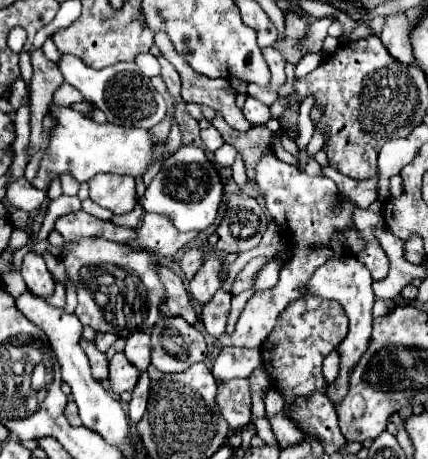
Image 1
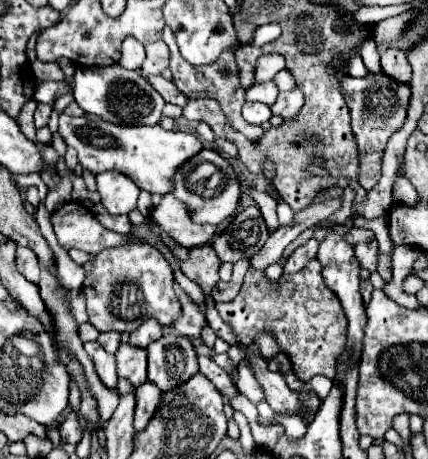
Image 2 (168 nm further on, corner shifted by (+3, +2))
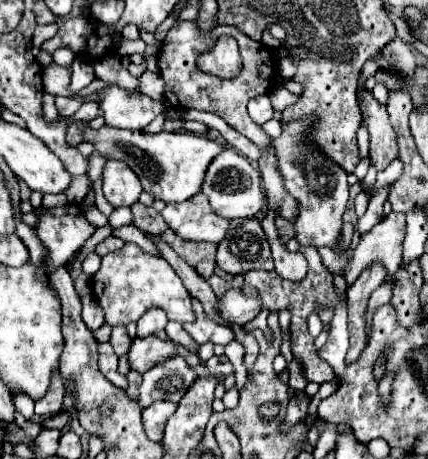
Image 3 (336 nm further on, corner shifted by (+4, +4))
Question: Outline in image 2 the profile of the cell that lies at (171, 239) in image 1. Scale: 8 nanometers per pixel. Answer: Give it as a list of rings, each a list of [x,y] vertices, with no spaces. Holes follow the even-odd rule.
[[[166,194],[152,210],[152,220],[162,232],[168,234],[168,238],[184,248],[208,244],[216,236],[216,226],[190,222],[188,208],[170,194]]]

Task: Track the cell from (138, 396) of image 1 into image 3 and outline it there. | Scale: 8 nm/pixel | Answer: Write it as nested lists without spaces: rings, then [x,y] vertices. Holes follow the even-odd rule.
[[[155,402],[153,406],[143,410],[143,426],[145,426],[149,440],[153,442],[163,440],[163,428],[167,424],[167,418],[175,412],[175,408],[177,404],[173,402]]]

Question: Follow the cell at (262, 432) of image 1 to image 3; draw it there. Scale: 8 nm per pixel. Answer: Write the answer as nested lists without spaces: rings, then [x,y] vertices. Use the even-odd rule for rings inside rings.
[[[169,322],[169,324],[165,326],[165,332],[167,332],[167,336],[169,336],[173,342],[185,344],[185,348],[187,348],[189,352],[193,352],[195,346],[199,346],[199,344],[195,344],[195,342],[191,340],[191,336],[183,330],[183,326],[181,326],[179,322]]]

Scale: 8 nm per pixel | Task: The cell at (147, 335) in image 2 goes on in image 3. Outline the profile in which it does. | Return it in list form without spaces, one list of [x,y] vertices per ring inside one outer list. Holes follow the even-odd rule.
[[[153,308],[153,310],[147,310],[141,318],[139,318],[139,322],[137,322],[137,336],[139,338],[145,338],[145,336],[151,336],[151,334],[155,334],[157,330],[163,330],[165,328],[165,324],[167,324],[167,316],[165,316],[165,312],[159,308]]]

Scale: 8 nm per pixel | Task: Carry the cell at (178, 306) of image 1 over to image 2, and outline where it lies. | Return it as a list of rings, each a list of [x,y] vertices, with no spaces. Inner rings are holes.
[[[174,282],[174,292],[176,292],[176,296],[178,296],[180,304],[182,304],[182,316],[174,322],[174,328],[176,328],[180,334],[188,336],[188,338],[198,338],[202,326],[206,324],[202,312],[200,312],[198,306],[190,300],[190,296],[178,286],[178,282]]]

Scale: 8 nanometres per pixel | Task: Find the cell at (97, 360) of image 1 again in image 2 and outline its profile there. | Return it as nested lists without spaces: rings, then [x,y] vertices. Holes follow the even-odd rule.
[[[86,342],[84,344],[86,354],[94,360],[96,372],[100,376],[100,380],[104,382],[104,386],[108,388],[116,388],[116,362],[114,362],[114,354],[108,354],[102,346],[98,346],[98,342]]]

